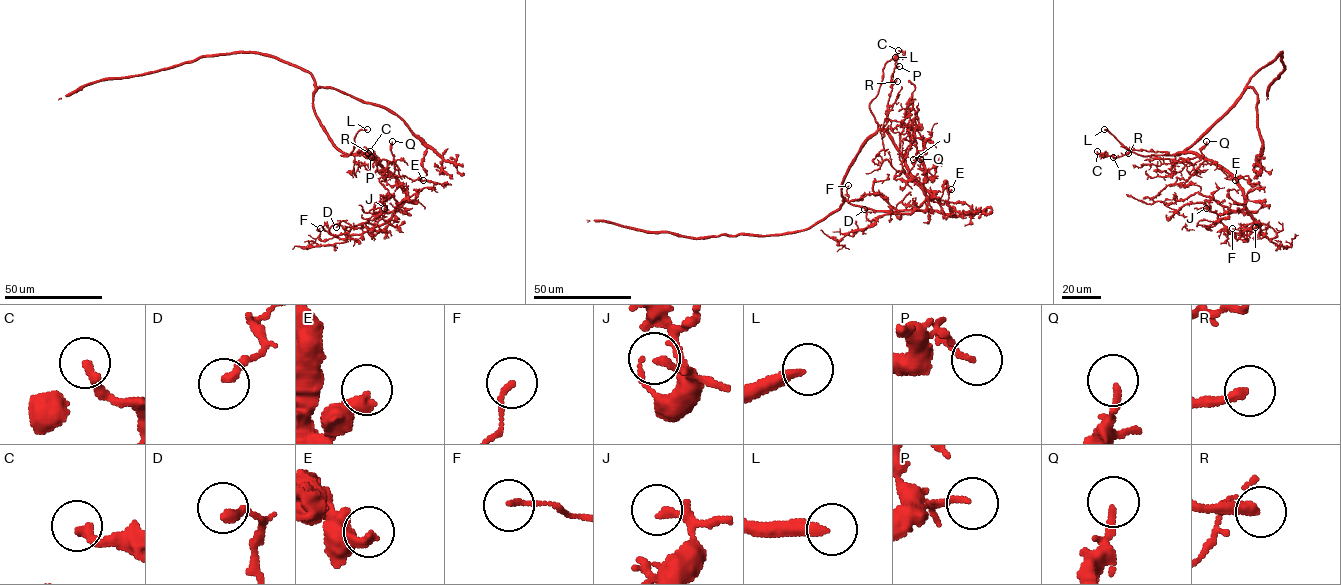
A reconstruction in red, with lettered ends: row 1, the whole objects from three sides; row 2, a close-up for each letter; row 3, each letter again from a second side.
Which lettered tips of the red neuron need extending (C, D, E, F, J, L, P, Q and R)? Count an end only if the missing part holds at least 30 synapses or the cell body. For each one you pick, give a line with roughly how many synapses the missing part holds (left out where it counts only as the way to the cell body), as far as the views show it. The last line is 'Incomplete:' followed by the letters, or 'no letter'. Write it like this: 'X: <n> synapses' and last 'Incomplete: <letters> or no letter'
R: 35 synapses
Incomplete: L, R

